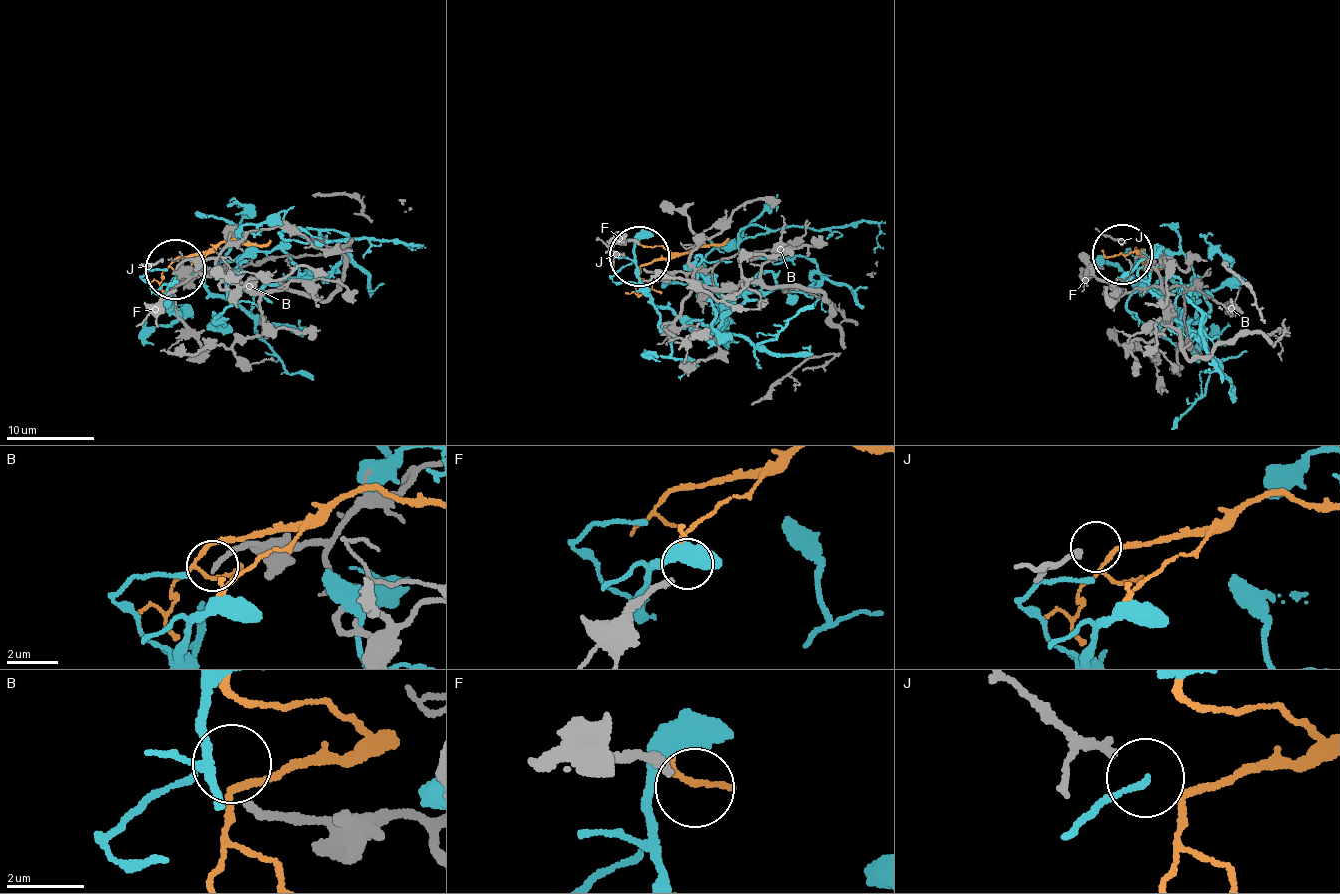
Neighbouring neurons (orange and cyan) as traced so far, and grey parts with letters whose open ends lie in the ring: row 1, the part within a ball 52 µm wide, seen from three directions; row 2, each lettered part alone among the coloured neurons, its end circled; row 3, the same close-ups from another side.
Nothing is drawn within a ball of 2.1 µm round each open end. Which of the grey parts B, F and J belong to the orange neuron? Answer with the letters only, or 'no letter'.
J

